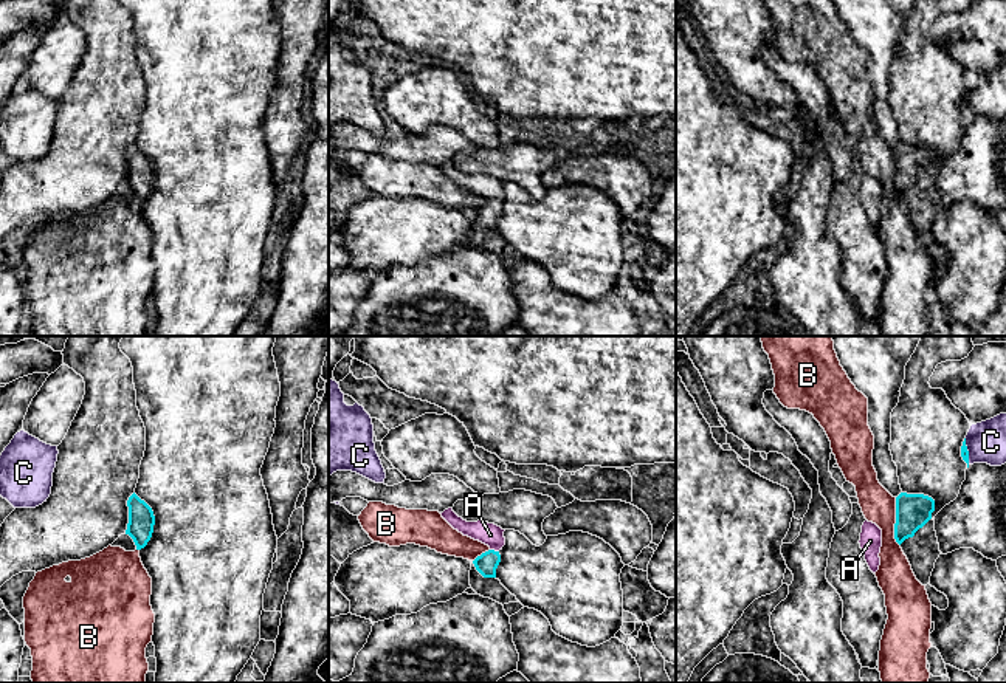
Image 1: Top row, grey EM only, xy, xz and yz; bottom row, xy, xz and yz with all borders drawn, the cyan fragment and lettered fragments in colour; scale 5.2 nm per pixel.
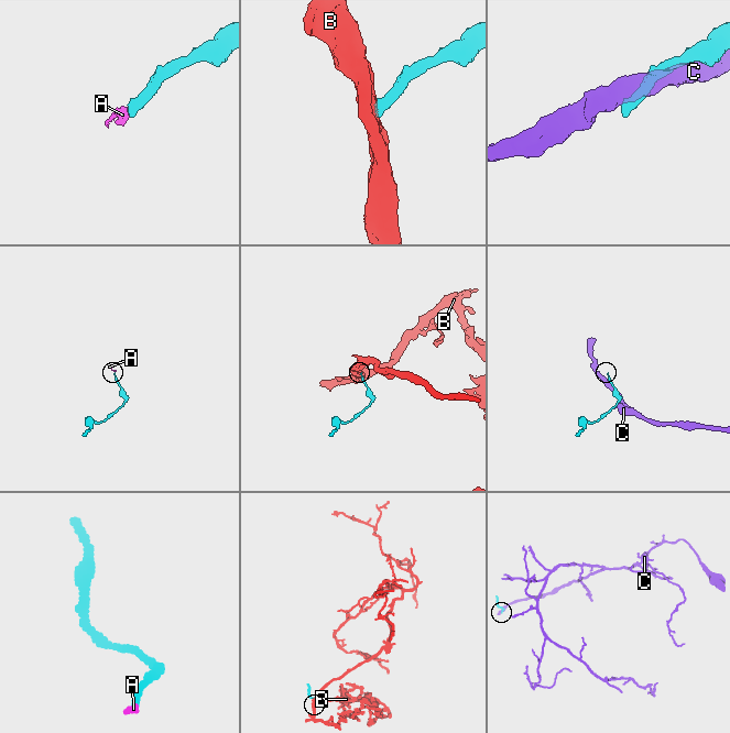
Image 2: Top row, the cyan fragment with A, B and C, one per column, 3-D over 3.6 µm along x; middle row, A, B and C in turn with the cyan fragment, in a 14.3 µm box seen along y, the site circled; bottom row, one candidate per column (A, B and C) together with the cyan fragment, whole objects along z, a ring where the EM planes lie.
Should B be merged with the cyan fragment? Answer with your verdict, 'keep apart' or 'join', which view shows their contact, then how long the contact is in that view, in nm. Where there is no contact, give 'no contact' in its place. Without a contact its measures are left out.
keep apart; contact in yz; length 260 nm

